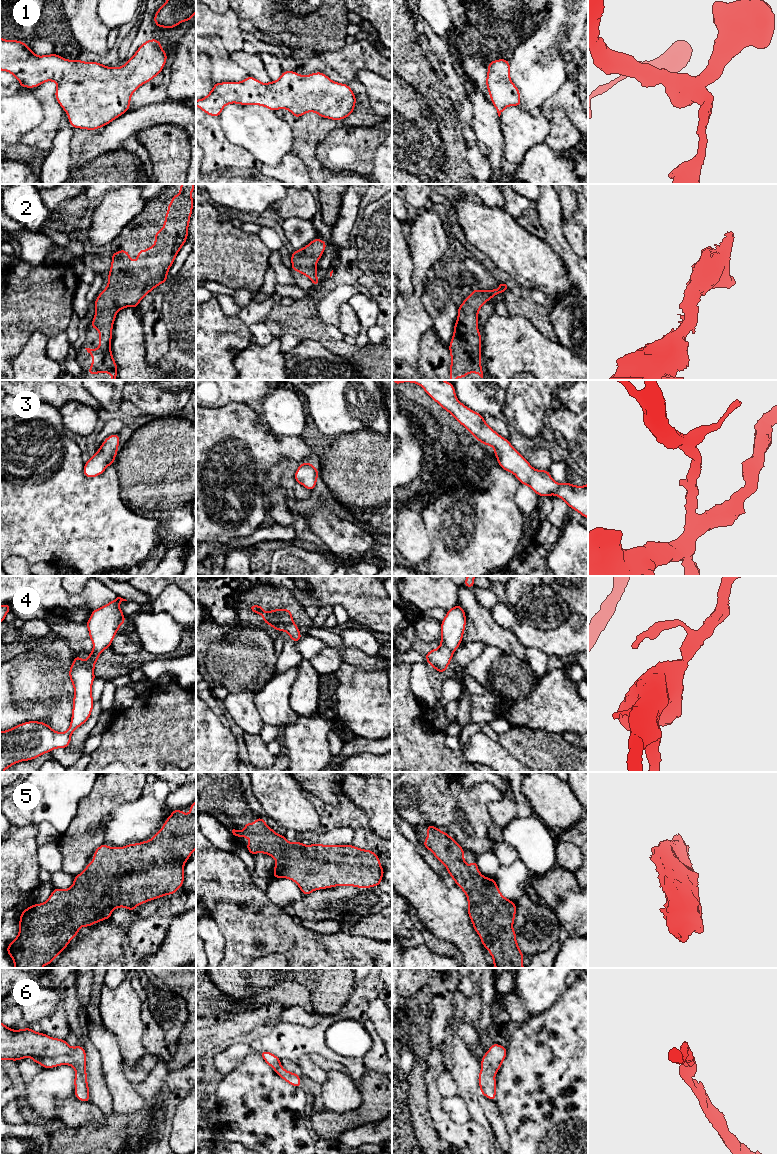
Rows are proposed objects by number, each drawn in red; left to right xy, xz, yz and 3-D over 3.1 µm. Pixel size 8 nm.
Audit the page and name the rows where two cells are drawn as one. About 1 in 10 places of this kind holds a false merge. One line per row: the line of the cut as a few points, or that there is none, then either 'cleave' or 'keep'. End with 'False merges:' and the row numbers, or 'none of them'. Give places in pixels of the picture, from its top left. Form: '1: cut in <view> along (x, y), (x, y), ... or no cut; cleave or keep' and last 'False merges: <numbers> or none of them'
1: no cut; keep
2: no cut; keep
3: no cut; keep
4: no cut; keep
5: no cut; keep
6: no cut; keep
False merges: none of them

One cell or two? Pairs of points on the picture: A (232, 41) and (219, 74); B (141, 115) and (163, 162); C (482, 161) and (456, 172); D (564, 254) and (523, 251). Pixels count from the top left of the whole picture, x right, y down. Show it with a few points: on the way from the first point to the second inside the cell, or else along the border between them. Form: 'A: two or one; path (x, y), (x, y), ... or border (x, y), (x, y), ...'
A: two; border (210, 36), (217, 35), (229, 53)
B: two; border (170, 123), (149, 126), (135, 134)
C: two; border (467, 148), (467, 162), (472, 173)
D: two; border (543, 241), (564, 263), (569, 273)

